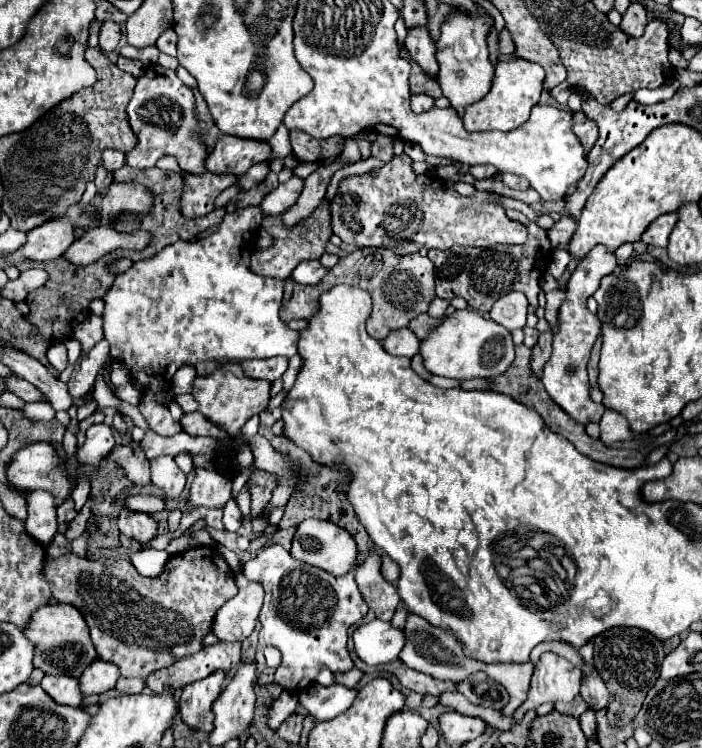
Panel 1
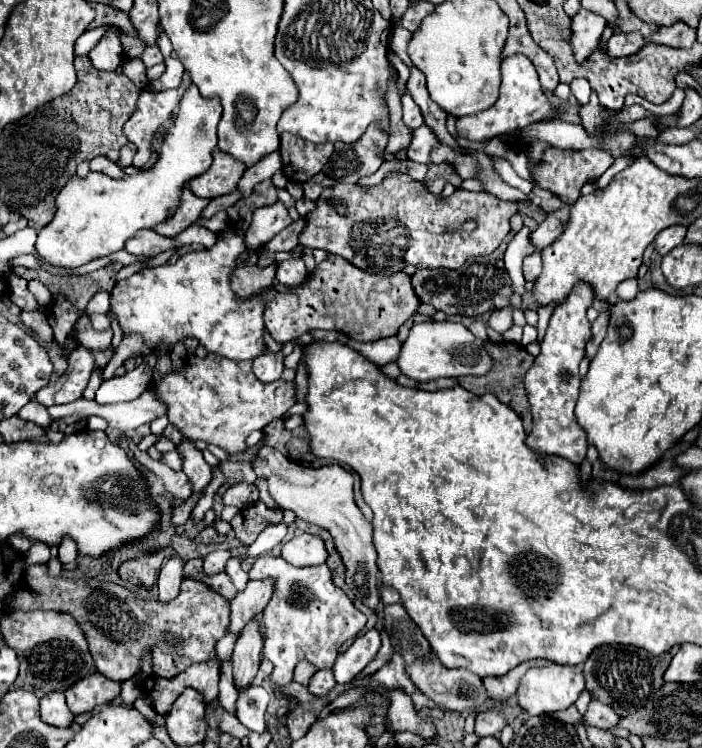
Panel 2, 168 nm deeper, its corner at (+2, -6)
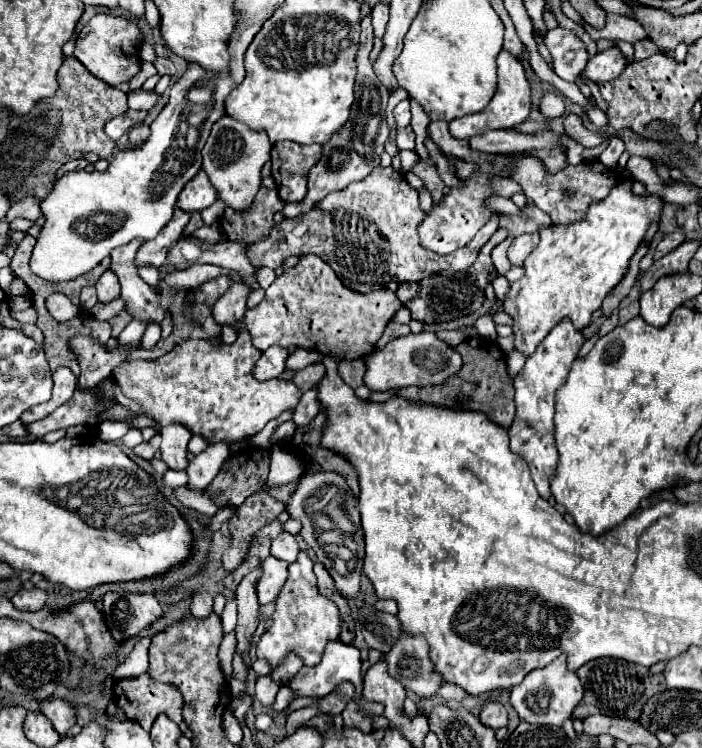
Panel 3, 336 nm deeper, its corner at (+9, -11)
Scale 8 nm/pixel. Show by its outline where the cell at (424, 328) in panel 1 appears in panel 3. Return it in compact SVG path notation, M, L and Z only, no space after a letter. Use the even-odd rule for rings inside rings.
M389 322L383 336L377 342L377 348L383 348L387 342L399 338L399 336L407 336L409 334L409 326L407 324L397 324L397 322Z

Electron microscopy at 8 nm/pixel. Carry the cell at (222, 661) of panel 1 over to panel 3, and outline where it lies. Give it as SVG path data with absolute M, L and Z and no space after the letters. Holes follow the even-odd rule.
M147 674L135 678L117 678L113 682L115 704L123 714L135 720L145 732L151 730L159 714L167 714L175 724L181 724L181 696L169 684L155 684Z

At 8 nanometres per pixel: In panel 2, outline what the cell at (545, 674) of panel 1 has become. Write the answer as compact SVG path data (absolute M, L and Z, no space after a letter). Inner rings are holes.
M550 665L550 667L532 667L520 681L518 703L528 715L542 715L568 709L584 689L584 675L580 665Z

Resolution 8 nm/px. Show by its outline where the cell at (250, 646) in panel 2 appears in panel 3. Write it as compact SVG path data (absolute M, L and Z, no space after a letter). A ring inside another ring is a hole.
M261 564L249 572L237 586L235 590L235 598L237 598L237 614L239 614L239 622L237 622L237 650L239 654L249 646L251 636L257 628L257 614L259 614L259 602L257 602L257 580L261 578Z

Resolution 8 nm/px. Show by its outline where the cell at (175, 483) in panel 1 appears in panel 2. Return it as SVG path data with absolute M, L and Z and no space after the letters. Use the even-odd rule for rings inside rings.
M134 447L134 459L144 467L144 469L148 469L150 473L154 473L160 481L162 481L162 485L164 485L164 489L172 495L172 497L178 497L178 499L188 499L190 497L190 481L186 479L186 475L182 473L182 471L172 471L168 465L164 465L164 463L160 463L160 461L154 461L148 453L142 453L142 451L138 451L136 447Z

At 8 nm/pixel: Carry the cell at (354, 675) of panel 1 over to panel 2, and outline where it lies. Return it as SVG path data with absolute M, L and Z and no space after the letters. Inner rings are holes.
M326 669L326 671L316 671L314 673L314 679L310 681L308 689L316 695L316 697L324 697L330 693L330 689L336 685L334 681L334 673L332 669Z

